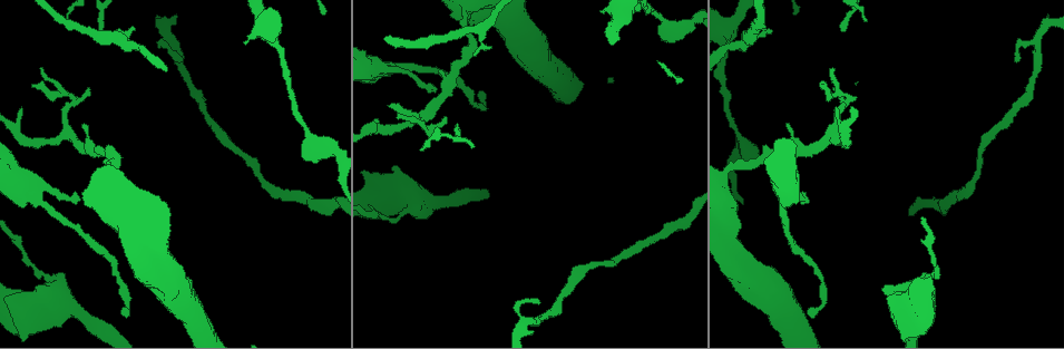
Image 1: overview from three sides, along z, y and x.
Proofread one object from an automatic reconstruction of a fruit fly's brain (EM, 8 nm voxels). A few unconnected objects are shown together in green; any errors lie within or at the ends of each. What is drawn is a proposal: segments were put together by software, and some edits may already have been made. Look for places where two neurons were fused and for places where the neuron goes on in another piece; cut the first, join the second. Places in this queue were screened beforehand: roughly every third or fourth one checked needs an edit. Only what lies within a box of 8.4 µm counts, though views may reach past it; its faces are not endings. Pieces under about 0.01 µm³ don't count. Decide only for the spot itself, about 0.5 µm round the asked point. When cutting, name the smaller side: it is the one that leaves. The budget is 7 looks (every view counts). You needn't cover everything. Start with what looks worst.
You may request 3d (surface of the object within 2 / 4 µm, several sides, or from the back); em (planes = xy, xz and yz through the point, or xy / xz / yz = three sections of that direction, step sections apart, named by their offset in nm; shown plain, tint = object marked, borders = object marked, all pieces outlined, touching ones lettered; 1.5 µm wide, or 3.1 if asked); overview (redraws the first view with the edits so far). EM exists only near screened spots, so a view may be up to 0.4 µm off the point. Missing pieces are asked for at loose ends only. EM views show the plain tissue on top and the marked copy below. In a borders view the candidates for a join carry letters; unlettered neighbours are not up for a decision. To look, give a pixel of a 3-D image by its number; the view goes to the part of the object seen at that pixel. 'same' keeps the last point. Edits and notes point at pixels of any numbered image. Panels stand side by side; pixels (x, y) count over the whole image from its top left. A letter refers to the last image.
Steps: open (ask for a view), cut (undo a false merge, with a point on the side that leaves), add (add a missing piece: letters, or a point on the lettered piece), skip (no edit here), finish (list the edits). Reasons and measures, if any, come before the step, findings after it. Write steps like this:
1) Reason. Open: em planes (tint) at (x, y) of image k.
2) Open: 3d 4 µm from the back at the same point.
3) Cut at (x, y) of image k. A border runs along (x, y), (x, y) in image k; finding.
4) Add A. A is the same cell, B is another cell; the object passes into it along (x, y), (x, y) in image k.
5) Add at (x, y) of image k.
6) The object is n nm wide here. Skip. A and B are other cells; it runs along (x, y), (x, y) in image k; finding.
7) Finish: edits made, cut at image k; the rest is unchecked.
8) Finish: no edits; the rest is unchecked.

Branch stops here. Open: em yz step 8 (borders) at (473, 54) of image 1.

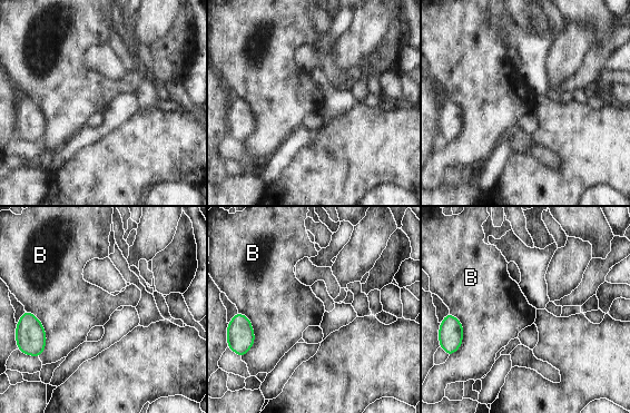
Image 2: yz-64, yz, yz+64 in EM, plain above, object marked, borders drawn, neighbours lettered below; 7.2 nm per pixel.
Another direction. Open: em planes (borders) at the same point.

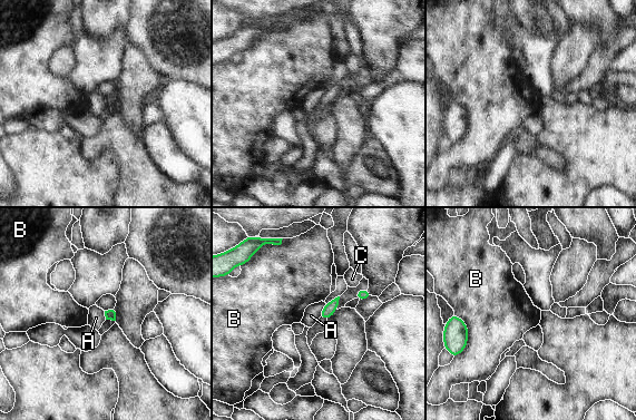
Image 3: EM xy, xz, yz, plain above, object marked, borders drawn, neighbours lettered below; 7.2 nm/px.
Skip. A, B and C are other cells; a border runs along (325, 303), (318, 318) in image 3; none of them fits.

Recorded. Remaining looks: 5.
Abrupt turn. Open: em planes (tint) at (76, 101) of image 1.

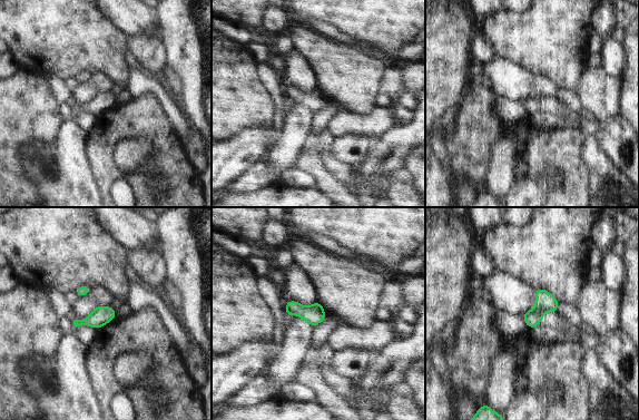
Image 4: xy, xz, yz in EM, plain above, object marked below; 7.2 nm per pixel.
See the neighbours. Open: em planes (borders) at the same point.

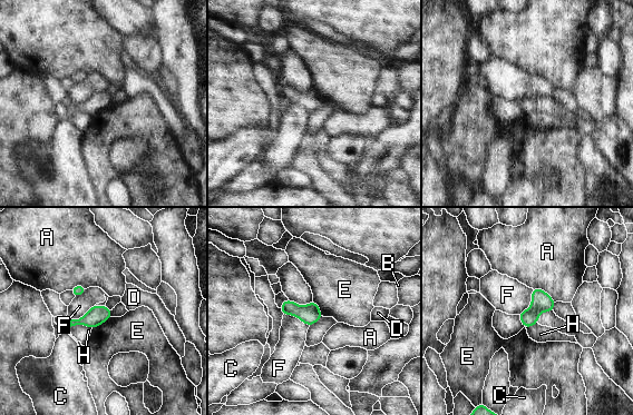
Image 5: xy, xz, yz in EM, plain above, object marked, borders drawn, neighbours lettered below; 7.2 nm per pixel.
The object is 140 nm wide here. Skip. A, B, C, D, E, F and H are other cells; a border runs along (532, 288), (532, 304), (517, 314) in image 5; one neuron here.

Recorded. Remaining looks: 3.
Tapers out. Open: 3d 4 µm at (99, 29) of image 1.

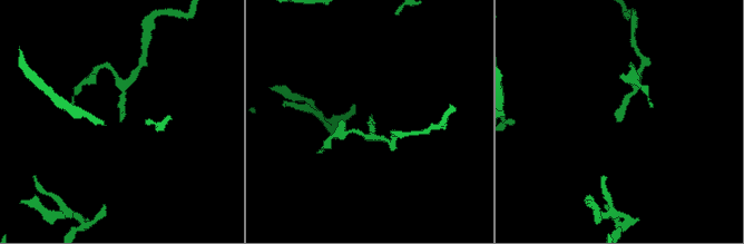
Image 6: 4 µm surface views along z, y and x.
Open: em xy step 4 (borders) at (617, 122) of image 6.

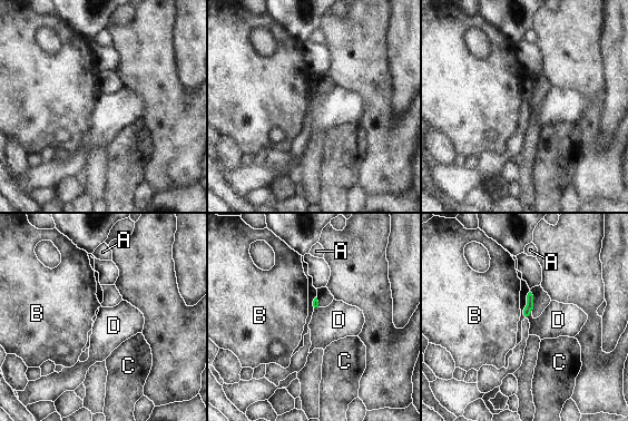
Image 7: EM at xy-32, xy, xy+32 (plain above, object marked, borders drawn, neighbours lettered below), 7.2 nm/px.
The longest contact is with D, 70 nm. Skip. A, B, C and D are other cells; no lettered piece goes on from it.

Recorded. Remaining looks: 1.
Finish: no edits; the rest is unchecked.

